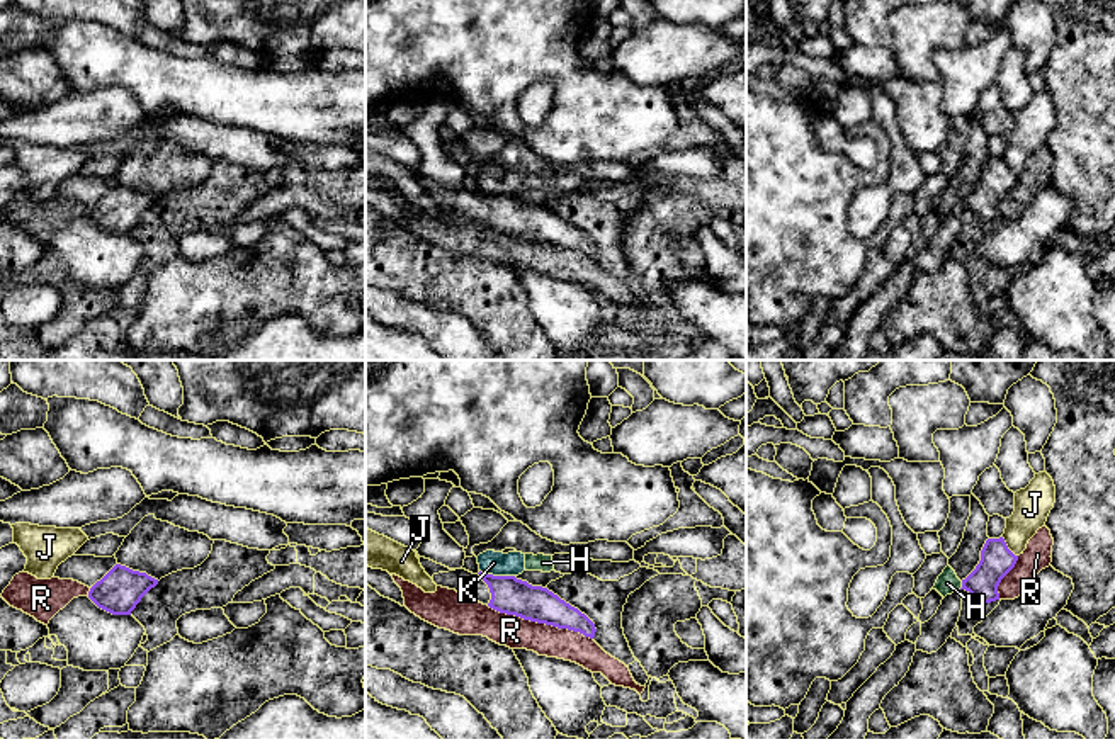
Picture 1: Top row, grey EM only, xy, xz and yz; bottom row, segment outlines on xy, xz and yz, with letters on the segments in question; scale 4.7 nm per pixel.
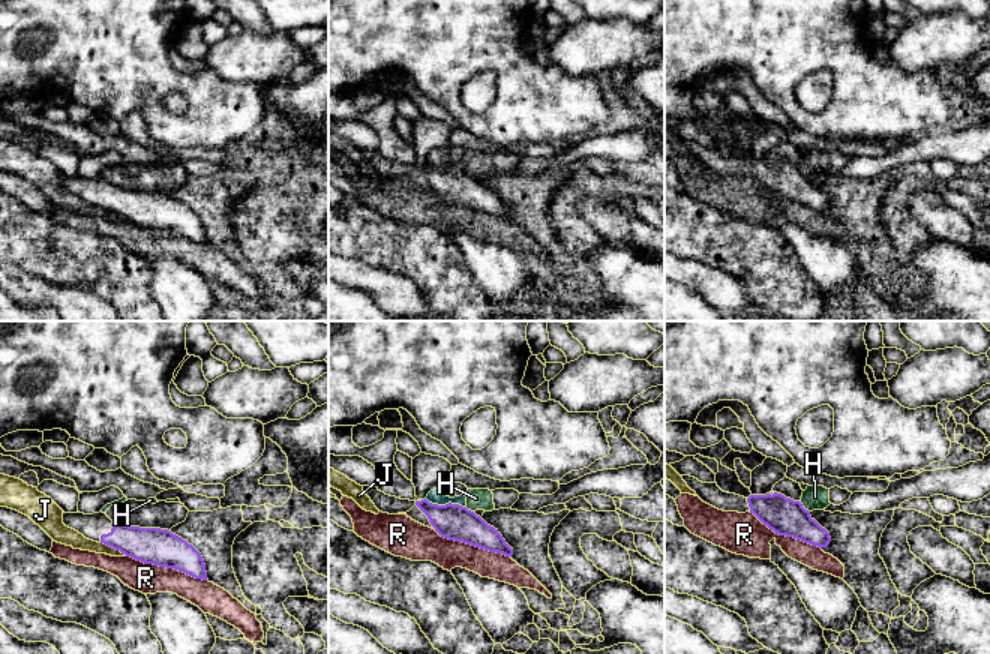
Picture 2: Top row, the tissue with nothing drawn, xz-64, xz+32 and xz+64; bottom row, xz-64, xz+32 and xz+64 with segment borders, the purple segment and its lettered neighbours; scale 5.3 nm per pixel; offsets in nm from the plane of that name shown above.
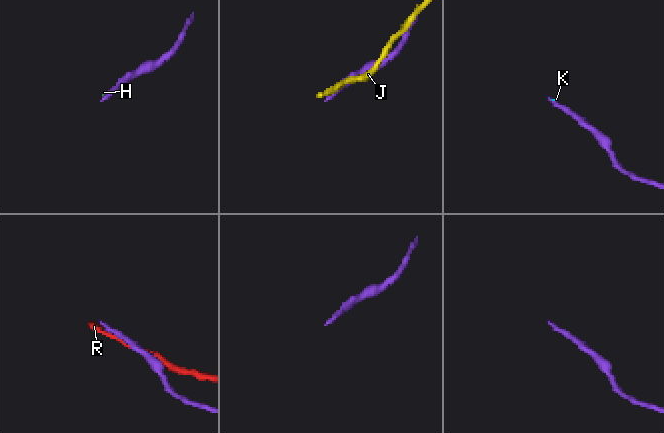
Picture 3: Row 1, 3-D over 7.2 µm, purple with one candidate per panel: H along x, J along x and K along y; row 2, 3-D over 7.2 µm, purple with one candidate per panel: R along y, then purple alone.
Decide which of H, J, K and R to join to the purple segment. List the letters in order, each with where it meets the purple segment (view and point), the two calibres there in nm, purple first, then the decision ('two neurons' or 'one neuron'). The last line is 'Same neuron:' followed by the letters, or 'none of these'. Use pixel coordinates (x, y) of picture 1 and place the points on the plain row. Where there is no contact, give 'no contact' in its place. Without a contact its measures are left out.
H: meets purple in yz at (962, 204); 160 nm thick on the purple side, 110 nm on the other; two neurons
J: meets purple in yz at (1007, 167); 160 nm thick on the purple side, 180 nm on the other; two neurons
K: meets purple in xz at (497, 196); 180 nm thick on the purple side, 110 nm on the other; two neurons
R: meets purple in xz at (539, 242); 180 nm thick on the purple side, 150 nm on the other; two neurons
Same neuron: none of these

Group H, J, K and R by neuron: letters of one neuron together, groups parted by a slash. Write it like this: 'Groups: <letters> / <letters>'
Groups: H K / J / R

